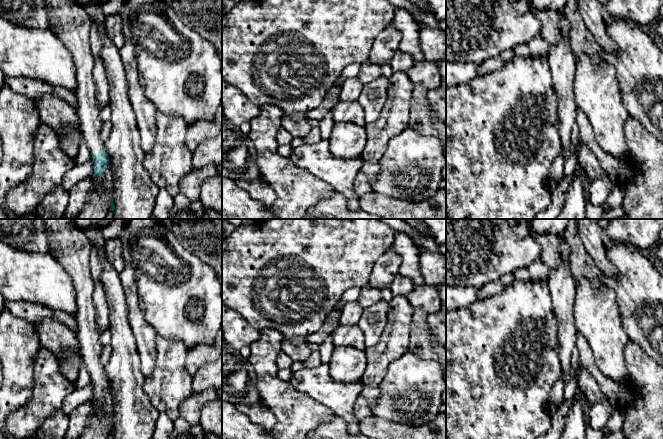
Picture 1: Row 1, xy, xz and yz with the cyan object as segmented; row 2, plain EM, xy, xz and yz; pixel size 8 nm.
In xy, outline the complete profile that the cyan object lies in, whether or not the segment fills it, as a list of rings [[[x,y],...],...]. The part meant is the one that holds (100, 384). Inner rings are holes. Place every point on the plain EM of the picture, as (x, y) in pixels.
[[[44,219],[46,228],[52,233],[50,247],[57,253],[57,260],[71,276],[76,289],[78,325],[77,338],[80,344],[82,365],[87,369],[94,387],[92,401],[100,401],[109,387],[109,380],[105,374],[105,366],[100,361],[100,354],[104,343],[100,342],[100,330],[97,324],[96,308],[93,301],[94,281],[90,271],[90,254],[92,246],[84,232],[74,226],[71,219]]]

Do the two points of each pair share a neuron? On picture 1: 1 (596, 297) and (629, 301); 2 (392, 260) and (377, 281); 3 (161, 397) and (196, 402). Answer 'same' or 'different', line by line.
1: different
2: same
3: different

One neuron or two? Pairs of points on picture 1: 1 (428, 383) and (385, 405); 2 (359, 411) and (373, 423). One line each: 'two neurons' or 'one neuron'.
1: one neuron
2: two neurons

